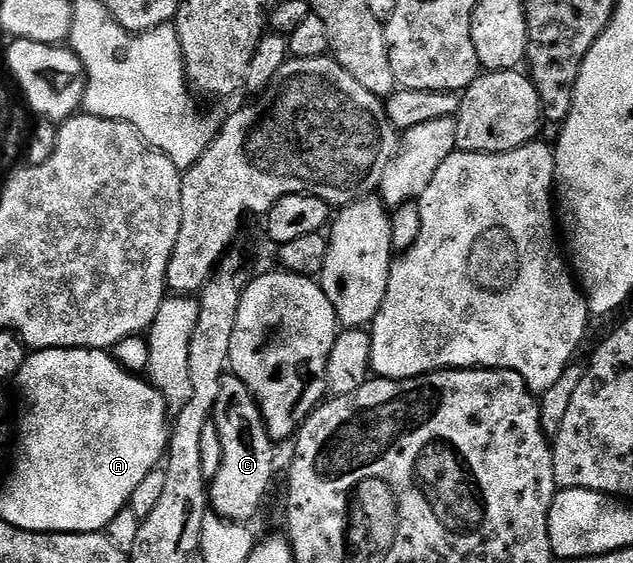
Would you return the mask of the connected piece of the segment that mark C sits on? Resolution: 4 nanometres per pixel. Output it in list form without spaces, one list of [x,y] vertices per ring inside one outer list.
[[[233,372],[222,375],[220,380],[220,396],[216,396],[216,408],[214,409],[213,422],[216,424],[216,432],[220,432],[220,472],[216,472],[214,478],[208,482],[208,506],[213,513],[219,514],[228,522],[249,523],[249,518],[258,514],[266,493],[270,490],[270,481],[274,478],[274,446],[275,439],[266,431],[266,421],[254,398],[254,393],[247,388]]]

